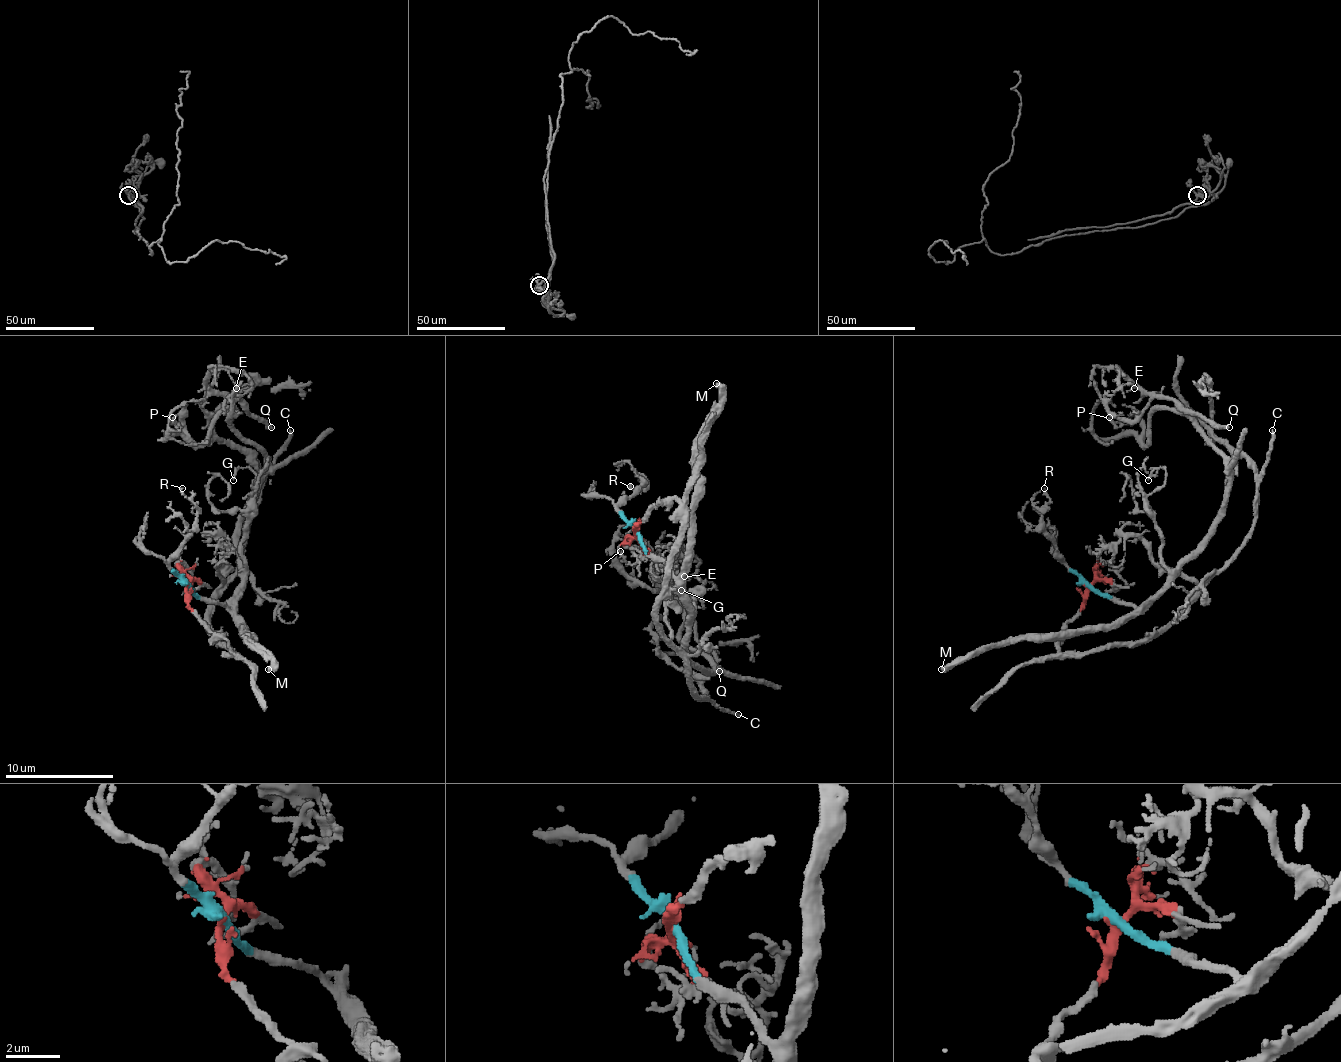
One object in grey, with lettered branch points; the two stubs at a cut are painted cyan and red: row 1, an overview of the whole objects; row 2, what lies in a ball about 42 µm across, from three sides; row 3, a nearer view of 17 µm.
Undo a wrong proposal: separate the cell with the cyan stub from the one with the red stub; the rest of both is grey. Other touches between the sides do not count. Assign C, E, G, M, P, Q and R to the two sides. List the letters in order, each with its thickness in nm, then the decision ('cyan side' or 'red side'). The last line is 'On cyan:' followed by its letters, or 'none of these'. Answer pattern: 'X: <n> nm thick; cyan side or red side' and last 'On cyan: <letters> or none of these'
C: 240 nm thick; red side
E: 150 nm thick; cyan side
G: 200 nm thick; cyan side
M: 440 nm thick; cyan side
P: 190 nm thick; cyan side
Q: 280 nm thick; cyan side
R: 160 nm thick; cyan side
On cyan: E, G, M, P, Q, R

